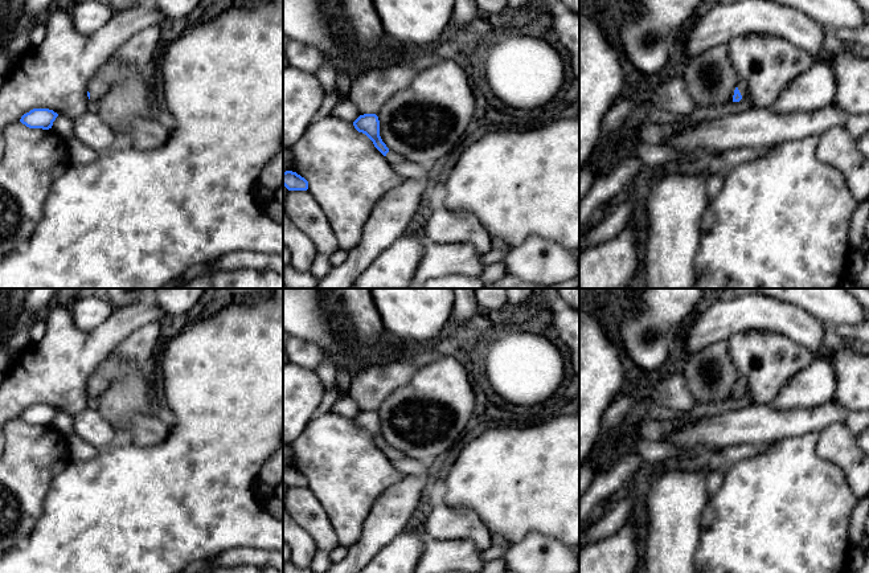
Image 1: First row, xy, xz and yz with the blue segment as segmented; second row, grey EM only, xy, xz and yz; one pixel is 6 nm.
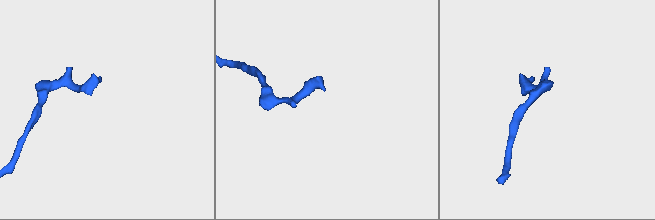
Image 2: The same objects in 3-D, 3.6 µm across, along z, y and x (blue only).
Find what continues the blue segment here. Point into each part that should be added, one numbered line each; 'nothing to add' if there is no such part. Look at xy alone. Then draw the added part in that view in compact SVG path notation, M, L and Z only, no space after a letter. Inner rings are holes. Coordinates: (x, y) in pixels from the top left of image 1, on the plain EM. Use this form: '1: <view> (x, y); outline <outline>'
1: xy (97, 383); outline M94 373L89 380L90 394L98 394L107 386L107 380L98 373Z

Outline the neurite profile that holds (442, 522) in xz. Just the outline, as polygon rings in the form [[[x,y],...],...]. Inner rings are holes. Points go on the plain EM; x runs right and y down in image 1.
[[[439,500],[423,517],[421,533],[433,539],[467,539],[481,552],[492,545],[489,529],[479,515],[467,508],[451,508]]]

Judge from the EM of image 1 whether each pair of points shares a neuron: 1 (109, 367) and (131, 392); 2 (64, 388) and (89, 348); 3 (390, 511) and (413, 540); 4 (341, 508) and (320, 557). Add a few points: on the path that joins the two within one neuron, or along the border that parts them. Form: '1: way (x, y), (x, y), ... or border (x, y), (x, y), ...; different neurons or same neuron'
1: way (115, 373), (127, 385); same neuron
2: way (64, 379), (64, 373), (80, 357); same neuron
3: border (404, 529), (378, 549); different neurons
4: border (318, 500), (326, 512), (339, 545); different neurons

